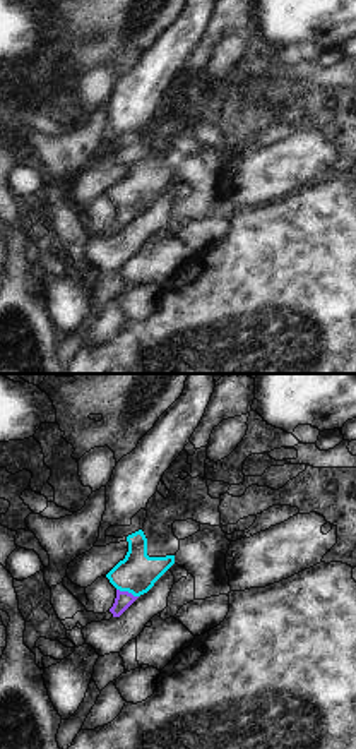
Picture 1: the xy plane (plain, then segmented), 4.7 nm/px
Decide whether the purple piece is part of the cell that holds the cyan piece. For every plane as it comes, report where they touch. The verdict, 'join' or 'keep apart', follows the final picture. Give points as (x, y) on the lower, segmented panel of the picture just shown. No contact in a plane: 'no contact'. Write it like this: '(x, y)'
(127, 590)

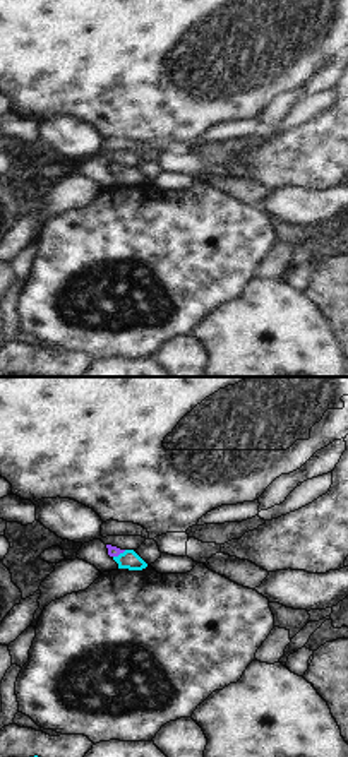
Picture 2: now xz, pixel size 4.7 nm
(120, 554)

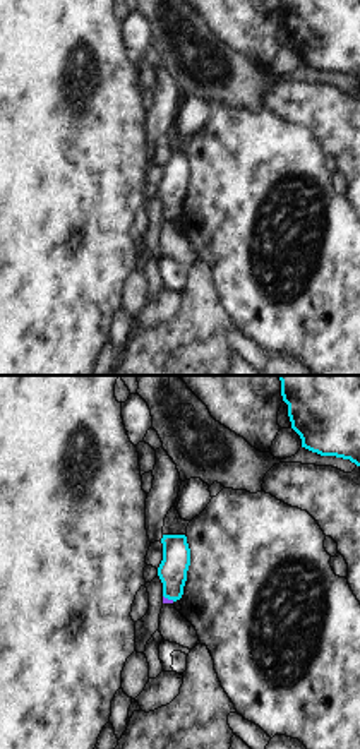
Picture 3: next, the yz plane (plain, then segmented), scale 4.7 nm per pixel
(168, 599)

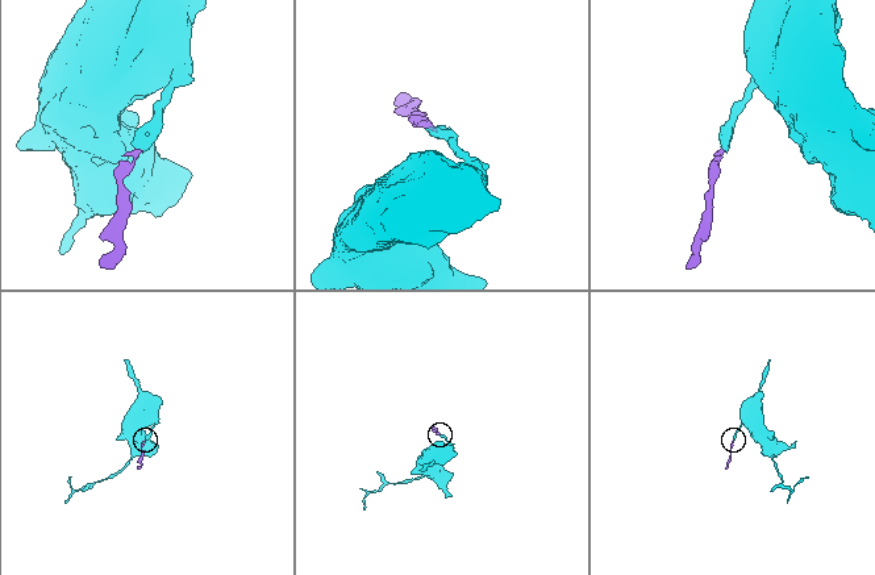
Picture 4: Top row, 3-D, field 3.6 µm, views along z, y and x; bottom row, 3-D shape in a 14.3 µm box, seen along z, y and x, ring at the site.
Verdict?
join

